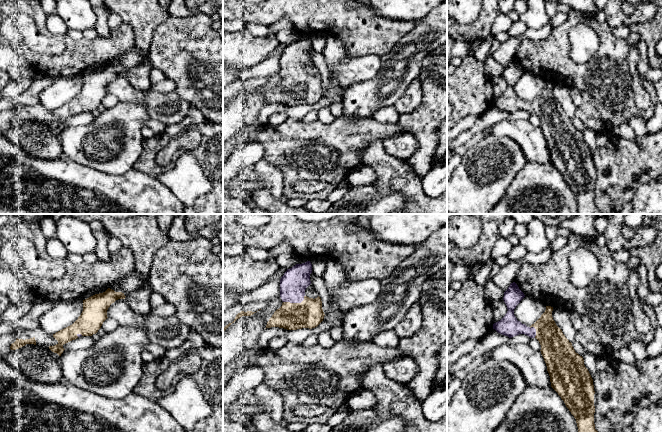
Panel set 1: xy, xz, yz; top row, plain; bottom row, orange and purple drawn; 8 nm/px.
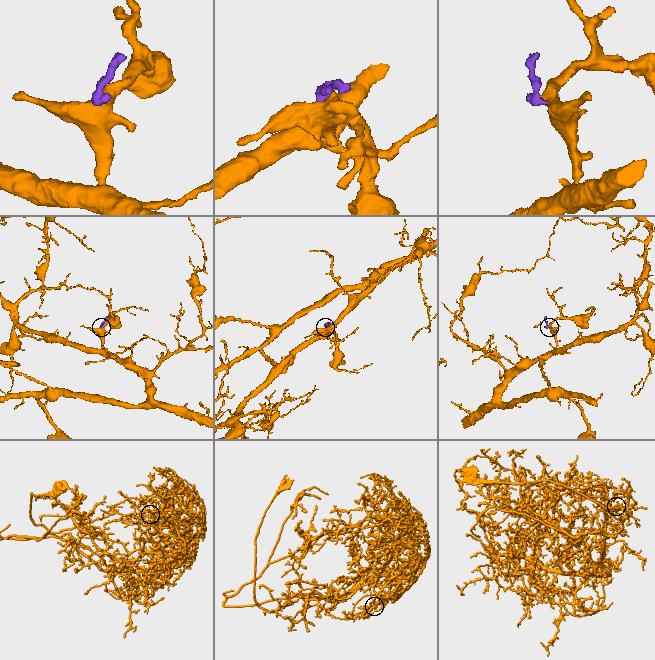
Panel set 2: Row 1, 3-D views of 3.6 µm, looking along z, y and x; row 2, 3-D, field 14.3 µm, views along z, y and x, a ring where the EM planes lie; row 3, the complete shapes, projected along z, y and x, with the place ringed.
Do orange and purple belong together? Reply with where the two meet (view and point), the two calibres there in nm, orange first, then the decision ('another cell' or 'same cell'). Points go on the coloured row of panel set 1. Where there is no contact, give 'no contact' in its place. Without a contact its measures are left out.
meets orange in xz at (295, 303); 220 nm thick on the orange side, 220 nm on the other; same cell

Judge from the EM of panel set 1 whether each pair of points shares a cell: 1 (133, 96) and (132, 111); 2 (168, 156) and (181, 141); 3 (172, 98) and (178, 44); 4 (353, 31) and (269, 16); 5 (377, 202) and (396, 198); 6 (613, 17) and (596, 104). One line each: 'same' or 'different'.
1: different
2: same
3: different
4: same
5: same
6: different

